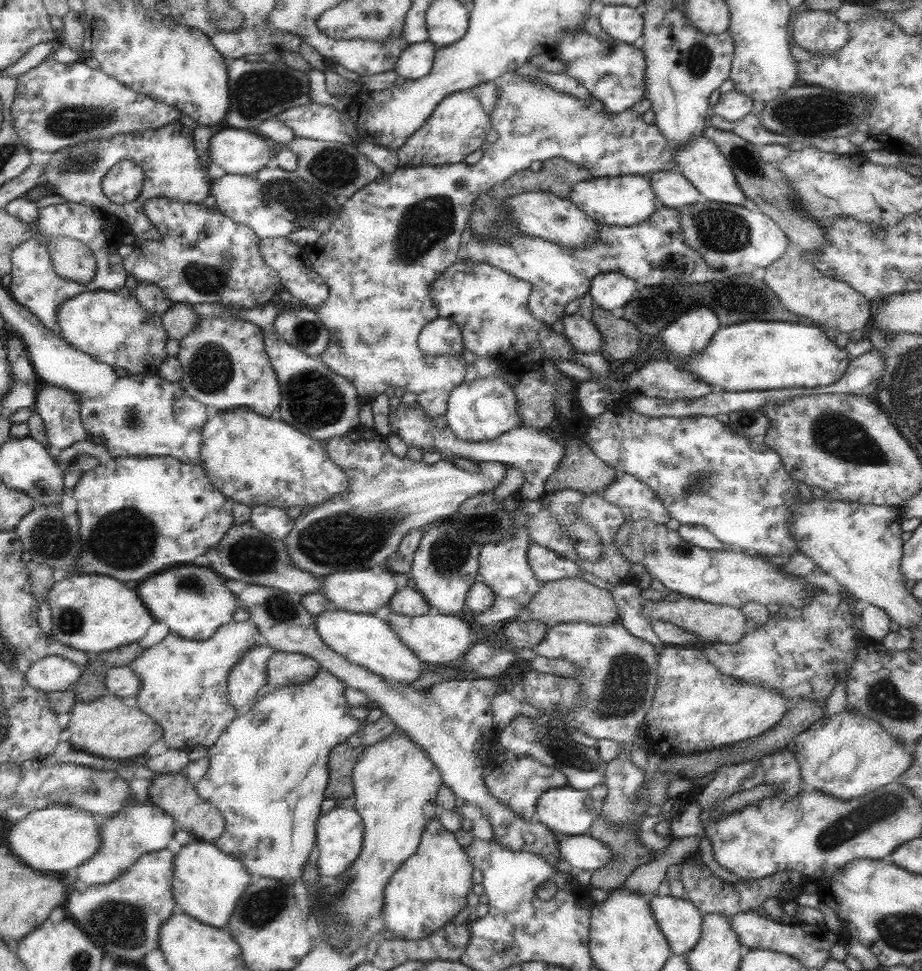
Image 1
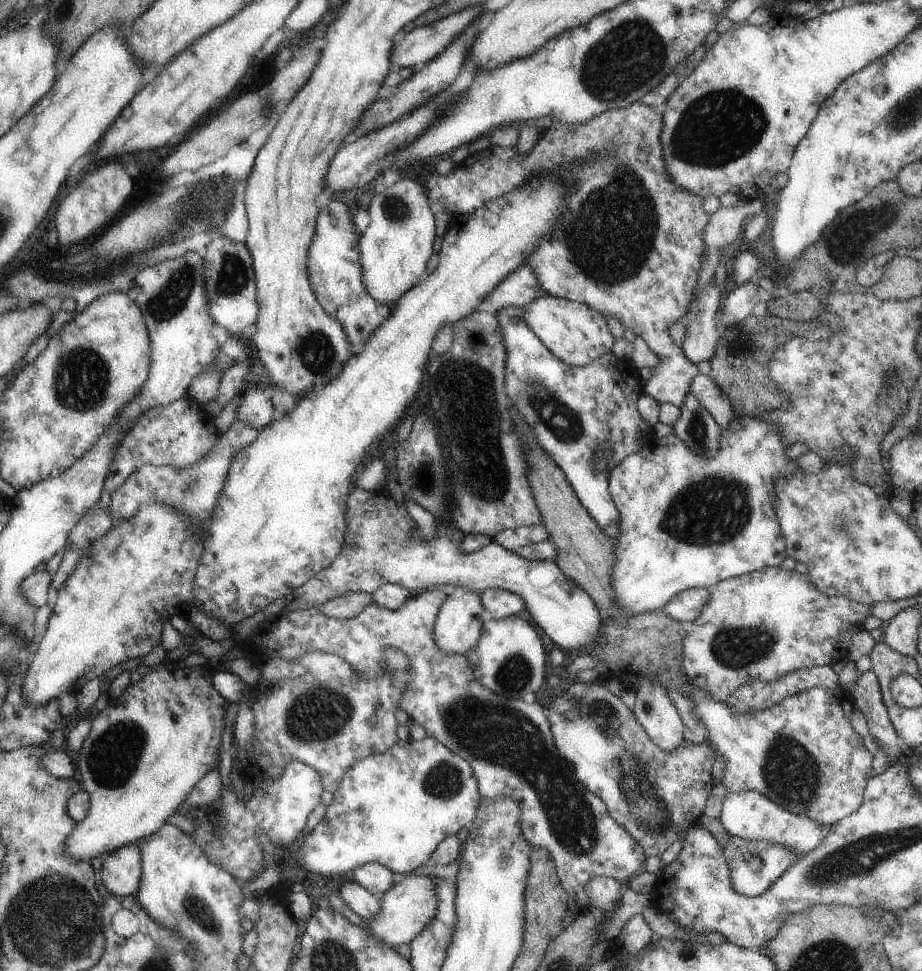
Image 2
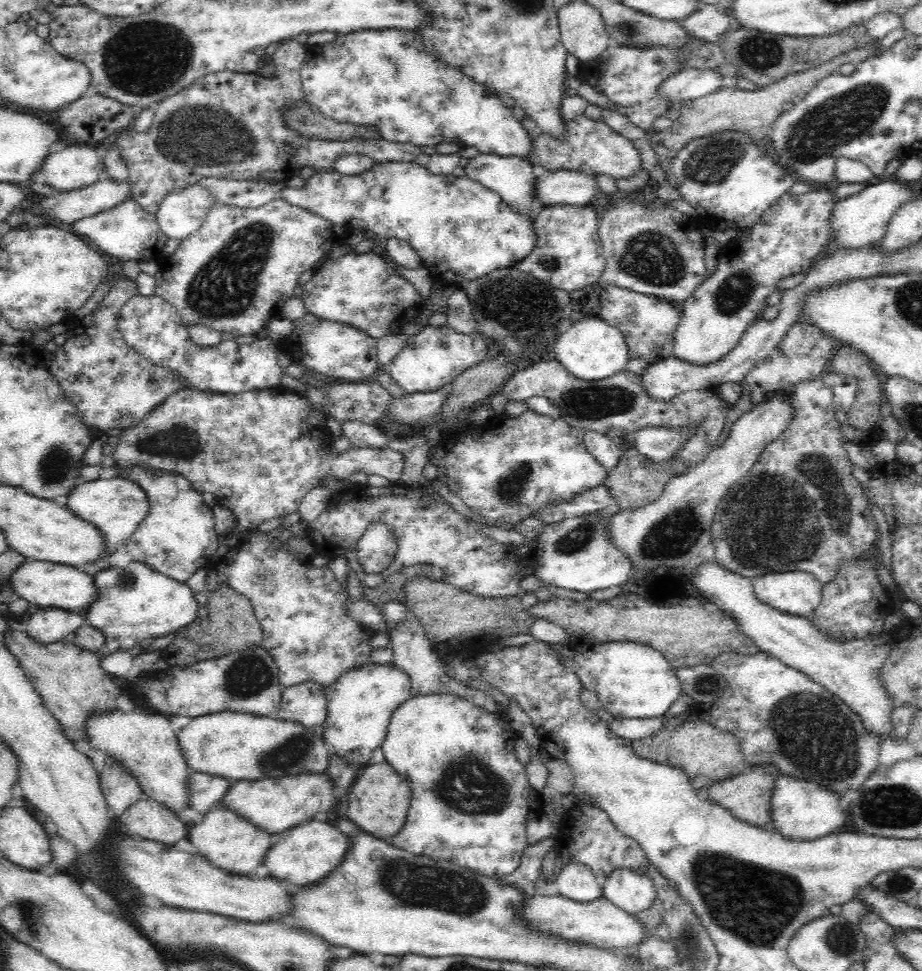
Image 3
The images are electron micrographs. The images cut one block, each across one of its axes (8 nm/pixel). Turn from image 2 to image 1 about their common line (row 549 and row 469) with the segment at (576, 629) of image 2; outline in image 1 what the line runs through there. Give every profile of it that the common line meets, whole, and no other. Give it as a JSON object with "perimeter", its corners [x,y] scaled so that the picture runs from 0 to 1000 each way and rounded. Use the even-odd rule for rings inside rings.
{"perimeter":[[[385,441],[370,451],[357,451],[357,455],[352,455],[352,463],[357,472],[374,486],[379,496],[376,505],[366,509],[363,513],[357,513],[357,517],[329,523],[329,529],[320,533],[316,548],[307,556],[311,571],[318,575],[318,583],[326,583],[326,587],[335,587],[337,591],[344,591],[344,595],[381,587],[402,587],[405,583],[418,581],[418,577],[431,568],[439,550],[444,550],[446,546],[463,546],[478,533],[491,531],[507,513],[520,507],[535,507],[548,486],[546,478],[533,476],[517,478],[520,488],[507,488],[485,474],[472,478],[446,476],[441,472],[426,470],[418,459],[418,451],[405,449],[400,443],[394,441]]]}

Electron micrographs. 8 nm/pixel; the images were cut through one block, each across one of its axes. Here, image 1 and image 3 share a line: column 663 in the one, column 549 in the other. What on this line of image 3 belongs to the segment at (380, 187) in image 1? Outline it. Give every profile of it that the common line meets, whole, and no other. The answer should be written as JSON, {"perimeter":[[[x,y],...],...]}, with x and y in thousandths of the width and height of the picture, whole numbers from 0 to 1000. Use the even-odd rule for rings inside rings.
{"perimeter":[[[627,119],[614,128],[614,138],[607,142],[597,142],[590,138],[579,140],[579,157],[573,163],[577,169],[588,169],[594,177],[605,175],[629,175],[636,179],[659,179],[664,185],[683,185],[692,181],[696,173],[696,159],[692,150],[677,142],[668,134],[664,134],[653,124],[640,124],[636,119]]]}

